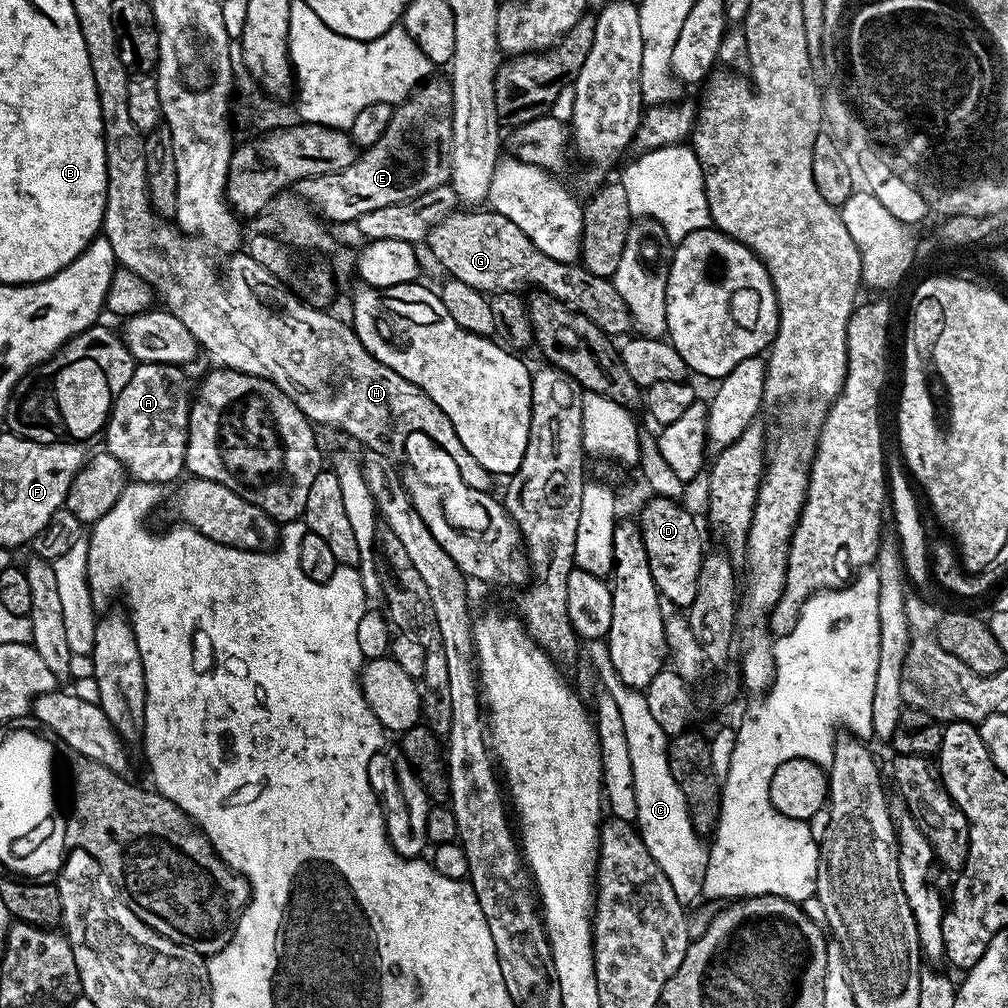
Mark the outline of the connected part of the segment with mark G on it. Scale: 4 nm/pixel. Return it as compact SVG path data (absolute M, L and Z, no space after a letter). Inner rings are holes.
M457 210L428 231L426 247L451 279L466 282L466 286L485 294L502 291L520 294L523 288L547 292L590 318L594 326L610 337L620 338L633 331L630 310L626 310L622 294L618 294L609 277L590 274L579 263L567 264L548 258L510 219L493 210L480 211L484 210Z

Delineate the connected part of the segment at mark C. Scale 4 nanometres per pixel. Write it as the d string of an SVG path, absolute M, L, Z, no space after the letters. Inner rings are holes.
M607 639L589 640L586 648L588 660L600 679L599 683L608 688L614 696L622 714L623 729L626 730L630 762L633 766L634 795L637 799L637 816L634 824L639 829L654 862L658 862L662 874L670 878L670 886L674 886L674 894L678 894L680 903L685 906L691 905L691 900L699 901L702 896L702 882L706 878L708 865L708 848L692 824L692 815L688 813L684 791L678 786L678 782L674 782L674 774L668 761L670 736L650 714L645 693L641 689L626 686L626 682L618 678L618 670L614 670L614 662L610 662Z

